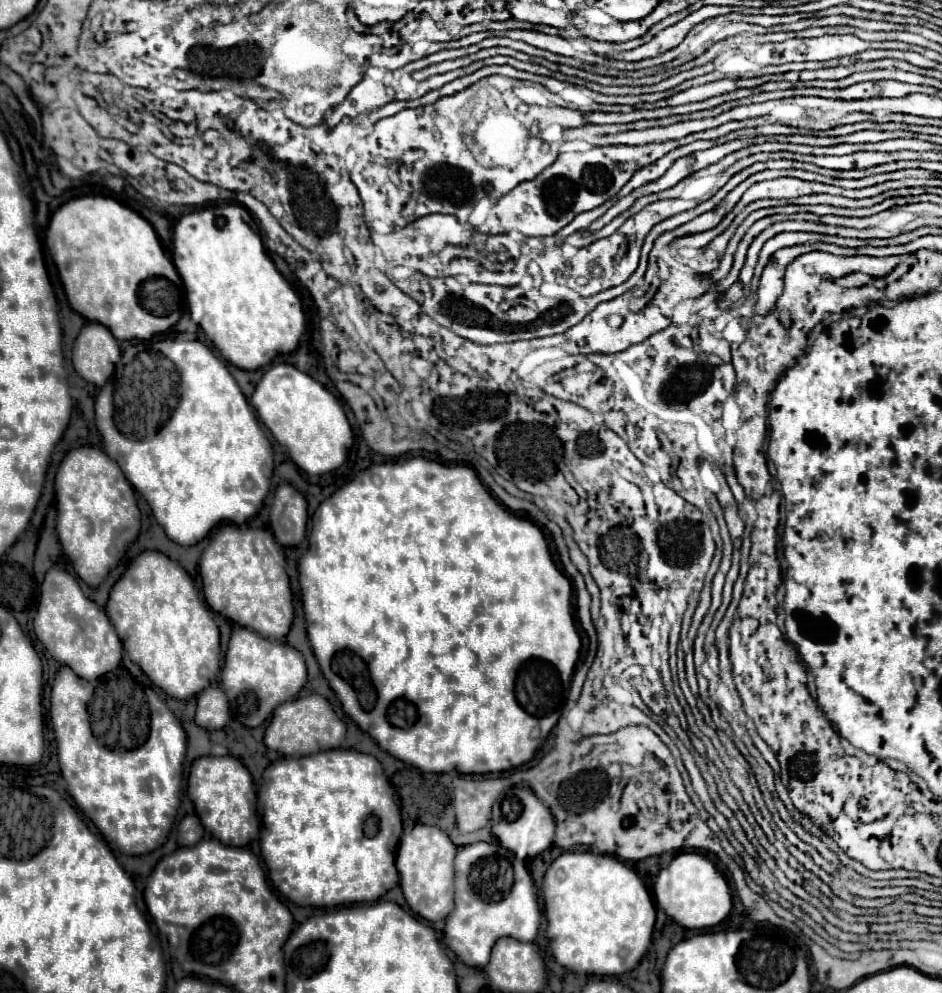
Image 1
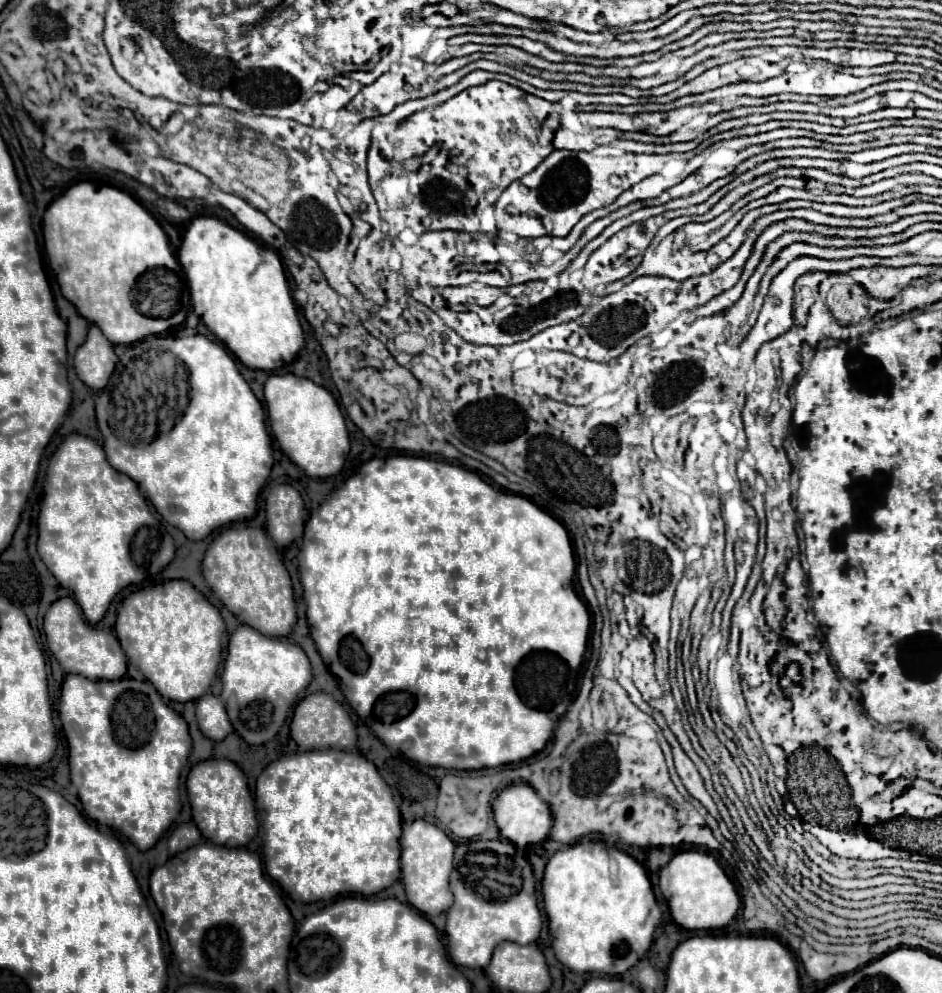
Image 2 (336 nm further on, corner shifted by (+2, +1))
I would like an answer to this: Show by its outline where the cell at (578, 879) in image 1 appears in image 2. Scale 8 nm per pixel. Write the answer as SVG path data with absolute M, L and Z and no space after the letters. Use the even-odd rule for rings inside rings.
M592 839L570 845L548 859L542 881L542 895L550 923L552 949L558 961L574 973L616 976L628 971L650 949L654 931L660 923L660 907L656 903L646 869L628 853Z

